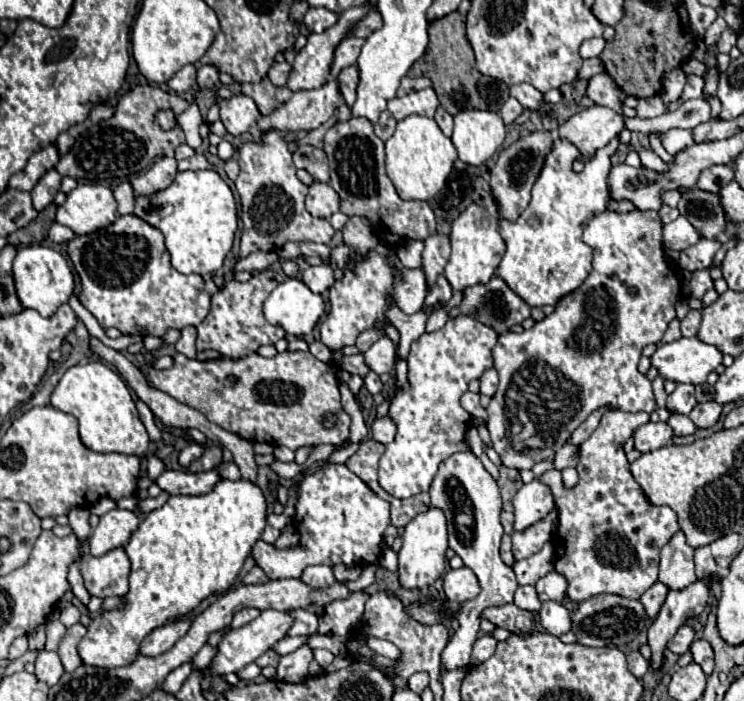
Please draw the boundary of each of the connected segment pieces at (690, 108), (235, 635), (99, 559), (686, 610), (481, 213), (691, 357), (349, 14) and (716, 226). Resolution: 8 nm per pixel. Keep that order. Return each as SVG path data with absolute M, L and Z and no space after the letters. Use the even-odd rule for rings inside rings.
M692 98L680 104L676 112L666 112L652 120L640 120L640 118L628 118L628 130L638 132L666 132L670 128L682 128L690 130L702 122L710 120L710 104L706 98Z
M262 610L260 616L258 616L254 622L250 622L250 624L246 624L246 626L242 626L242 628L230 630L230 632L222 638L222 642L220 642L218 650L216 650L218 654L216 654L216 658L212 660L212 664L210 664L212 672L220 676L220 674L228 674L228 672L238 672L238 670L242 670L246 664L254 662L260 654L264 654L264 652L270 650L278 640L282 640L282 638L288 634L288 630L290 630L292 624L294 624L294 618L292 618L288 612Z
M114 548L104 556L84 554L80 558L80 574L84 578L86 590L92 596L124 598L128 594L130 562L126 558L124 548Z
M696 580L684 590L670 590L660 614L648 628L648 646L652 650L650 668L660 672L664 666L666 642L676 634L676 630L686 624L686 620L698 616L708 602L708 586L704 580Z
M470 204L452 222L450 242L452 242L452 256L446 264L444 276L454 290L466 290L476 284L486 284L494 276L494 272L502 260L502 254L506 252L506 244L502 240L502 236L498 234L498 218L488 214L486 208L478 206L478 204Z
M680 338L660 346L650 360L664 380L702 384L722 364L722 354L698 338Z
M372 2L370 6L364 6L364 8L350 8L350 10L344 10L338 18L338 22L322 32L322 34L310 34L308 36L308 42L306 46L296 54L294 58L294 68L292 68L292 74L290 74L290 80L288 80L288 88L290 90L310 90L310 88L320 88L326 80L328 80L328 74L330 74L330 64L332 64L332 54L334 54L334 48L338 46L338 42L344 38L346 30L356 24L368 10L372 8Z
M694 188L688 194L682 194L678 210L688 218L706 238L718 238L726 228L726 218L716 194Z

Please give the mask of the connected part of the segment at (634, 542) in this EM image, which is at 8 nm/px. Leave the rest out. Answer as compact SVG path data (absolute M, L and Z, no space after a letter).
M606 412L592 436L580 444L580 460L576 466L580 482L576 486L564 486L558 470L550 470L536 476L542 484L550 486L558 508L558 530L554 540L556 570L566 578L566 596L572 602L584 602L598 594L618 594L622 598L638 600L658 580L658 554L662 546L666 546L666 542L670 542L670 538L678 532L676 512L668 506L652 506L646 500L628 470L628 460L622 448L622 444L634 434L634 430L640 424L646 424L648 420L650 416L646 412Z

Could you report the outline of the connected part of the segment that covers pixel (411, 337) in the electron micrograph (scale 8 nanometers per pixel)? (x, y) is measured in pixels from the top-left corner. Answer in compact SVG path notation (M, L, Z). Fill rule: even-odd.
M398 306L388 308L386 318L400 332L400 358L402 360L408 358L410 344L416 342L422 336L422 328L426 326L426 320L428 320L430 312L432 310L428 310L428 312L416 312L416 316L408 316Z

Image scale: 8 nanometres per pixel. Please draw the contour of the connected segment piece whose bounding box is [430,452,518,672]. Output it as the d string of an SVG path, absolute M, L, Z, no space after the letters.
M472 452L454 454L440 466L430 486L430 498L432 498L432 506L442 508L448 518L450 548L462 558L464 566L468 566L480 582L480 594L474 600L468 600L462 604L458 614L459 628L450 637L442 652L440 664L442 664L442 670L448 672L448 670L460 670L470 666L470 654L480 630L481 613L488 606L510 604L514 600L514 590L518 588L518 582L516 582L514 570L506 566L500 558L502 500L500 500L496 480L484 470L482 462Z

